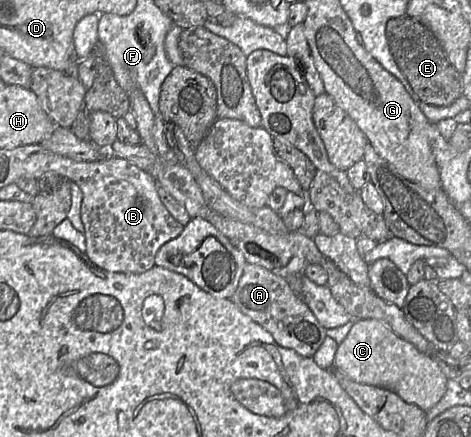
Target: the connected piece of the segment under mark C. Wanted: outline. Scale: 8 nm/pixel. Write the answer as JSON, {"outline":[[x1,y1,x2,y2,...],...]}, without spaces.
{"outline":[[360,319,353,324,347,337,338,345,334,366,352,380,391,390,406,403,414,404,425,412,440,401,447,388,448,378,435,360,428,354,420,352,412,343,399,337,378,319]]}

